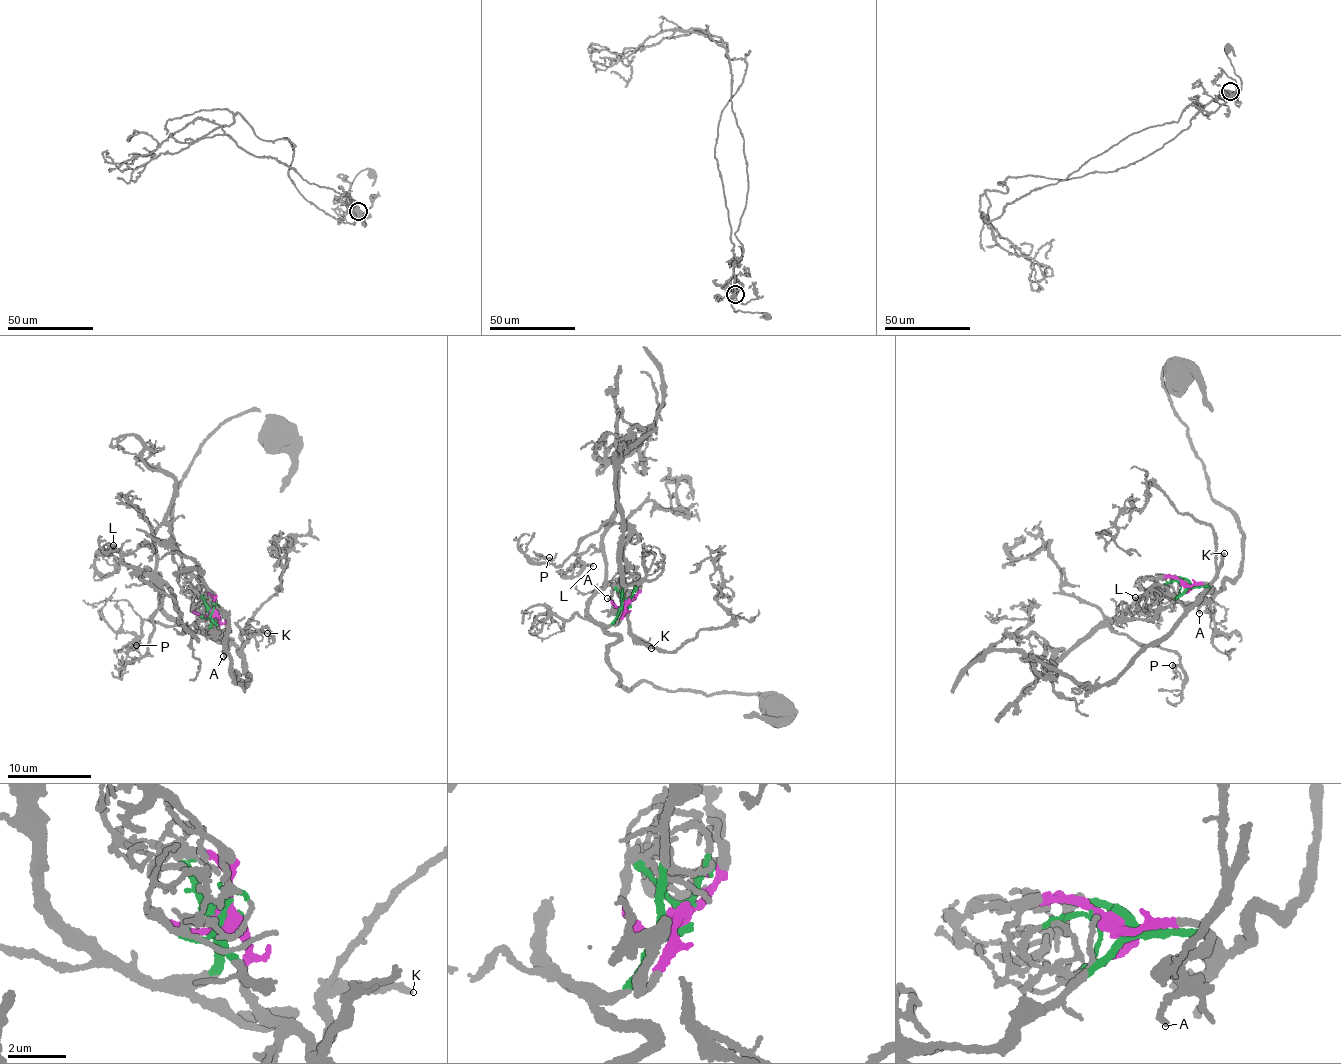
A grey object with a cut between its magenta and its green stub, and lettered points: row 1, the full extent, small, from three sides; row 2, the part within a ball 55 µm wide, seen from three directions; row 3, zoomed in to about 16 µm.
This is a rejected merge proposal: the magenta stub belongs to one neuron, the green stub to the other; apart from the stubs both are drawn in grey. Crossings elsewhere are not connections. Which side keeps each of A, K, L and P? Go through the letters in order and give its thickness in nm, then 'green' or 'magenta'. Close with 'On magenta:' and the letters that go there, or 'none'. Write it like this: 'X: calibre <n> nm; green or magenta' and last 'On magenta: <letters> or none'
A: calibre 190 nm; magenta
K: calibre 240 nm; magenta
L: calibre 240 nm; green
P: calibre 160 nm; green
On magenta: A, K

